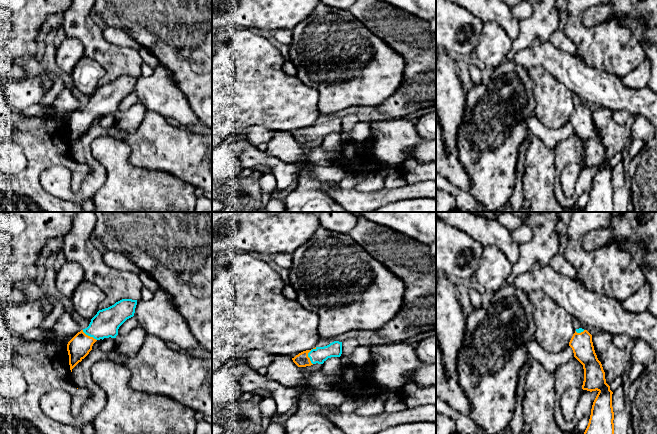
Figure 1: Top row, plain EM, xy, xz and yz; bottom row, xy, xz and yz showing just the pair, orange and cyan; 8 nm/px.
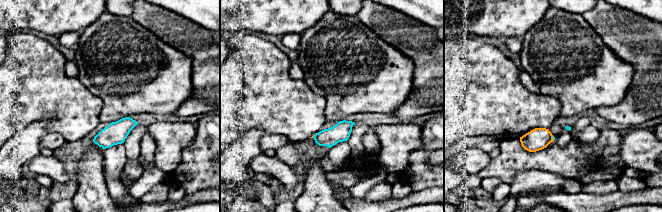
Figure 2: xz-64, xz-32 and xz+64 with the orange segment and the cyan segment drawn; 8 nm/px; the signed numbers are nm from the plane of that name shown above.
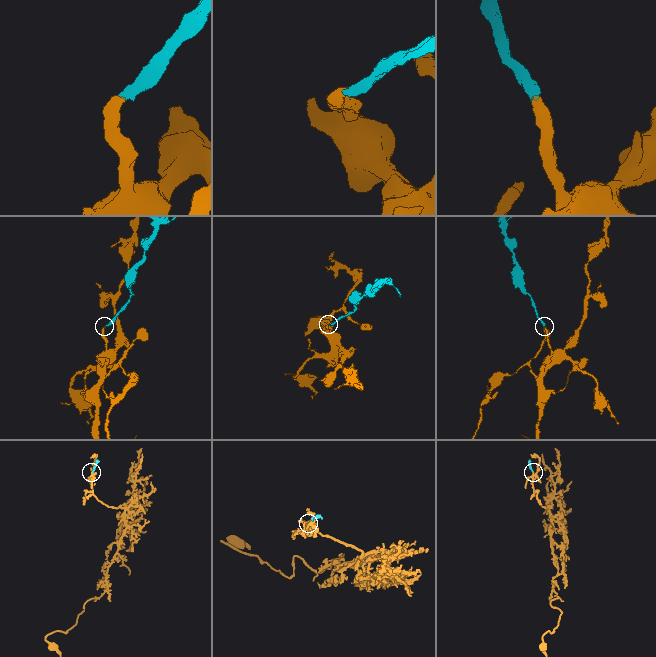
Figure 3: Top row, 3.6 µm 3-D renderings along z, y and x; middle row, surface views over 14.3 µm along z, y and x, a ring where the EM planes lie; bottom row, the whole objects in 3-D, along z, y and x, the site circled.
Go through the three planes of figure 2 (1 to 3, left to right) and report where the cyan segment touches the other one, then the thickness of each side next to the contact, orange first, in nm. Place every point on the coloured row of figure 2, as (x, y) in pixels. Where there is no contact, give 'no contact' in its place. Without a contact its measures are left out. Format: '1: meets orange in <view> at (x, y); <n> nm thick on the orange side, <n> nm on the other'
1: no contact
2: meets orange in xz-32 at (313, 135); 20 nm thick on the orange side, 150 nm on the other
3: meets orange in xz+64 at (552, 138); 180 nm thick on the orange side, 20 nm on the other

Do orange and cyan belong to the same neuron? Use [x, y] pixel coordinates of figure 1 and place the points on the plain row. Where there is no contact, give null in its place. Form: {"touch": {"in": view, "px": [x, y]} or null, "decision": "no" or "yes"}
{"touch": {"in": "xz", "px": [307, 131]}, "decision": "yes"}

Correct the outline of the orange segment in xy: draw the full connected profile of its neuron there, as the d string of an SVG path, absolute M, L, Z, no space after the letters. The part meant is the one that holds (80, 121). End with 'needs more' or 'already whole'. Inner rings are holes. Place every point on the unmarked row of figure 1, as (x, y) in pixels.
M122 75L97 88L89 102L78 108L67 120L71 148L89 130L97 116L116 114L119 103L134 92L136 81L137 76Z; needs more

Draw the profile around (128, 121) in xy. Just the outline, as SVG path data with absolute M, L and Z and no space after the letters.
M138 100L126 112L116 112L116 119L113 126L124 132L132 133L138 128L146 111L145 105Z

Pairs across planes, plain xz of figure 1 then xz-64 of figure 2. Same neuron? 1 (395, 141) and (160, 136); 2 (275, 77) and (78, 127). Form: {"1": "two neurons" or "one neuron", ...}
{"1": "one neuron", "2": "one neuron"}

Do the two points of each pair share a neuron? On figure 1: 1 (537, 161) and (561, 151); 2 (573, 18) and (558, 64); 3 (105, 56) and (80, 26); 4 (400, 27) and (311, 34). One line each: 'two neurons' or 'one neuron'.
1: two neurons
2: two neurons
3: one neuron
4: two neurons

